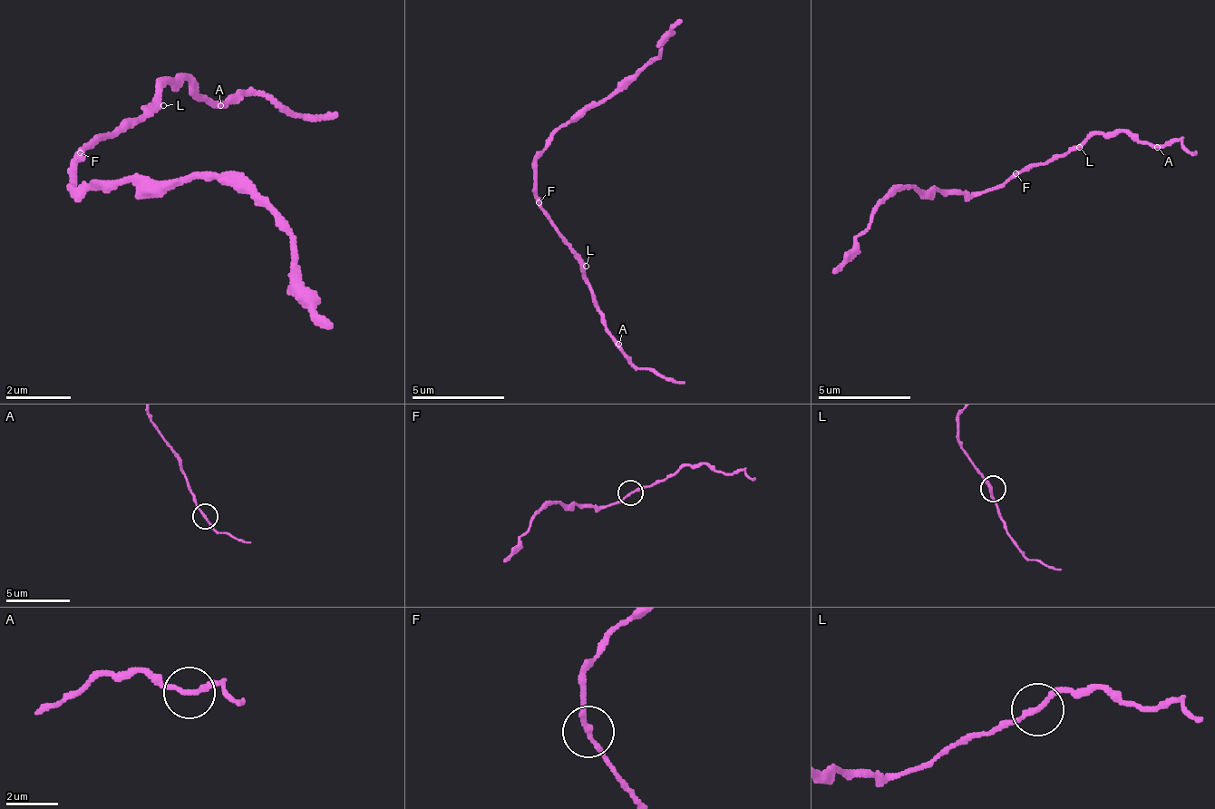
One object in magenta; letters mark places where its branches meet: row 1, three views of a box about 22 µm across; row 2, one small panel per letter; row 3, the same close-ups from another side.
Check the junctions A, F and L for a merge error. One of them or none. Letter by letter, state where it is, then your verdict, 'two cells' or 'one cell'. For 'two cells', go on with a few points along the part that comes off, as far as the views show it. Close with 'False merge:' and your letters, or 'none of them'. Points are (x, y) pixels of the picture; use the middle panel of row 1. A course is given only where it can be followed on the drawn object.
A: at (618, 344); one cell
F: at (539, 202); one cell
L: at (586, 266); one cell
False merge: none of them

